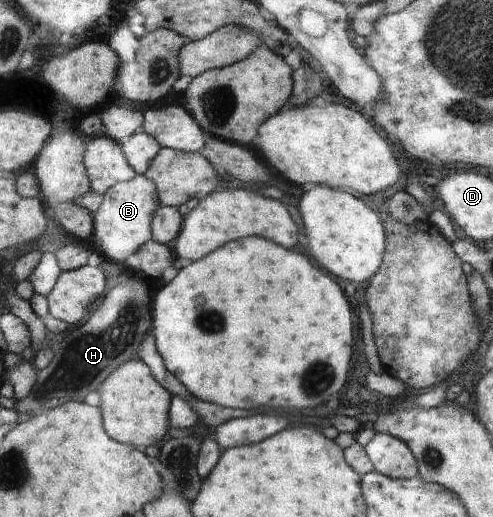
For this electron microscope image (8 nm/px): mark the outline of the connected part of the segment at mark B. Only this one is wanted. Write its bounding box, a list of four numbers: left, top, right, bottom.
[93,174,161,263]

